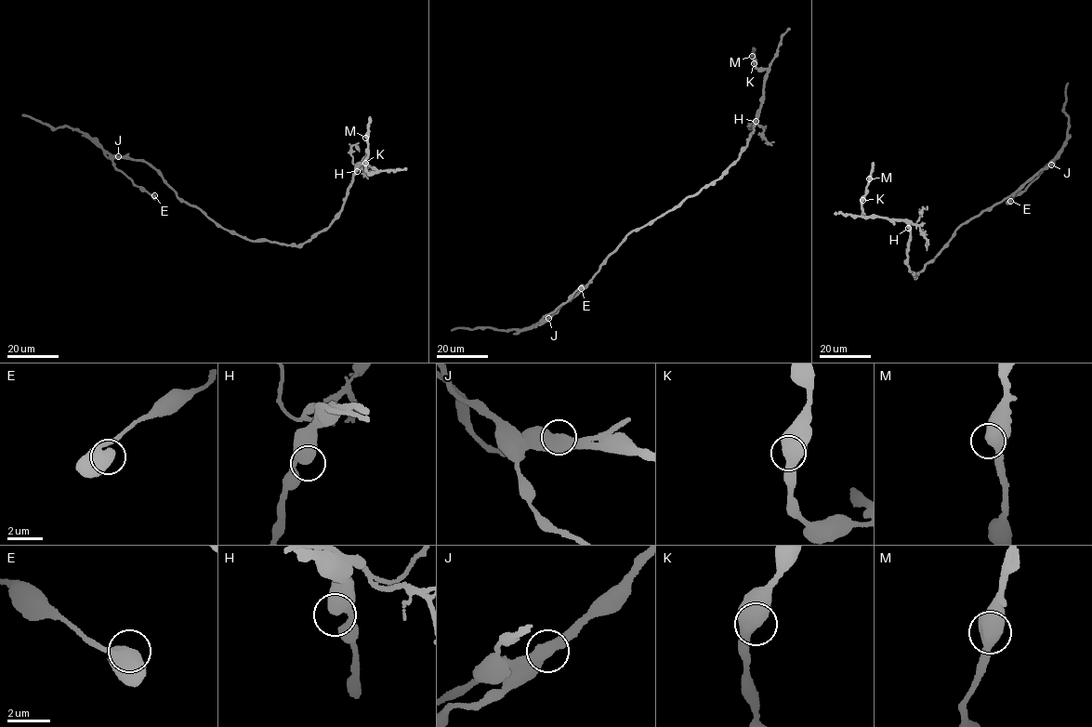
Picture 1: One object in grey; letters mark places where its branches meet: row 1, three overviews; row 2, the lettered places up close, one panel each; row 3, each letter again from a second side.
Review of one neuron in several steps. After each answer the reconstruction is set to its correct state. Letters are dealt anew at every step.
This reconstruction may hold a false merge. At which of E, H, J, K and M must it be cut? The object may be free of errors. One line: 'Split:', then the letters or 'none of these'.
Split: J

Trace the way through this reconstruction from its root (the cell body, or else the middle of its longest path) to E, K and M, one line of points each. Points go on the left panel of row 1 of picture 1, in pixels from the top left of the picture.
E: (250, 240), (219, 227), (200, 208), (179, 198), (147, 163), (113, 157), (116, 168), (154, 195)
K: (250, 240), (304, 244), (328, 227), (341, 209), (355, 166), (363, 163), (377, 172), (369, 173), (365, 163)
M: (250, 240), (296, 245), (328, 227), (342, 207), (355, 166), (363, 163), (377, 172), (366, 170), (365, 138)

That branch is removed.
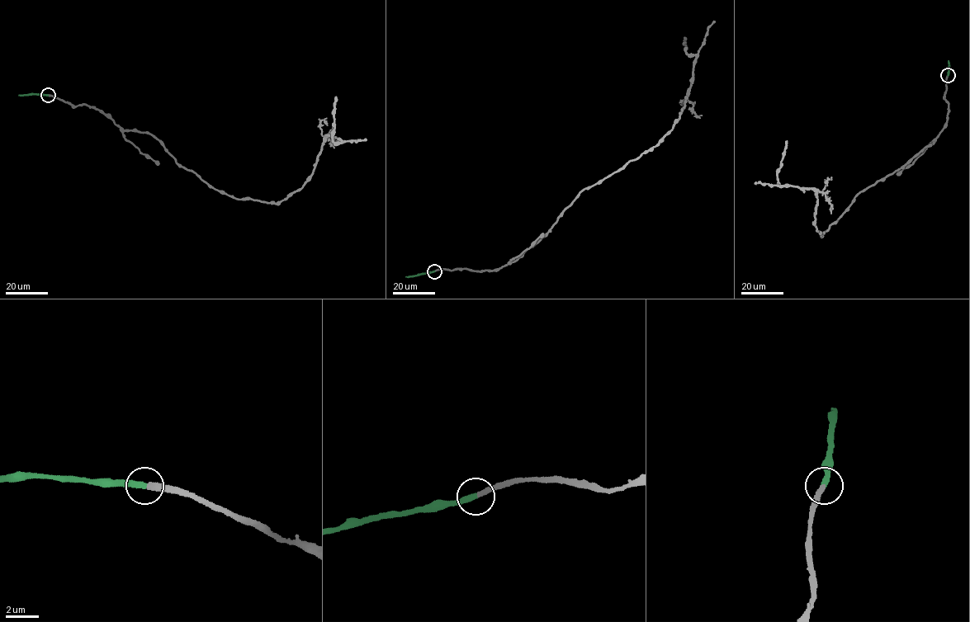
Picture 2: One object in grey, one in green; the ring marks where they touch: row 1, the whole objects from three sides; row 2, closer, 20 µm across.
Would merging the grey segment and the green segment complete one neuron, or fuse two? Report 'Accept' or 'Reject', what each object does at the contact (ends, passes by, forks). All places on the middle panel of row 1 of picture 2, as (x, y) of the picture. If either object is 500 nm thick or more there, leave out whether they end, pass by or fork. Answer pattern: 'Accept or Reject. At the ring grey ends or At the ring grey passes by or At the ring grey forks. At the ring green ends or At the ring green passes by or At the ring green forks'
Accept. At the ring grey ends. At the ring green ends

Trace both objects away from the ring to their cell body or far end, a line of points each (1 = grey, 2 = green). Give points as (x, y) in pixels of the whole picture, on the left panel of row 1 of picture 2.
1: (48, 95), (153, 135), (215, 189), (275, 204), (302, 187), (324, 137), (341, 143), (333, 139), (336, 96)
2: (48, 95), (19, 95)

